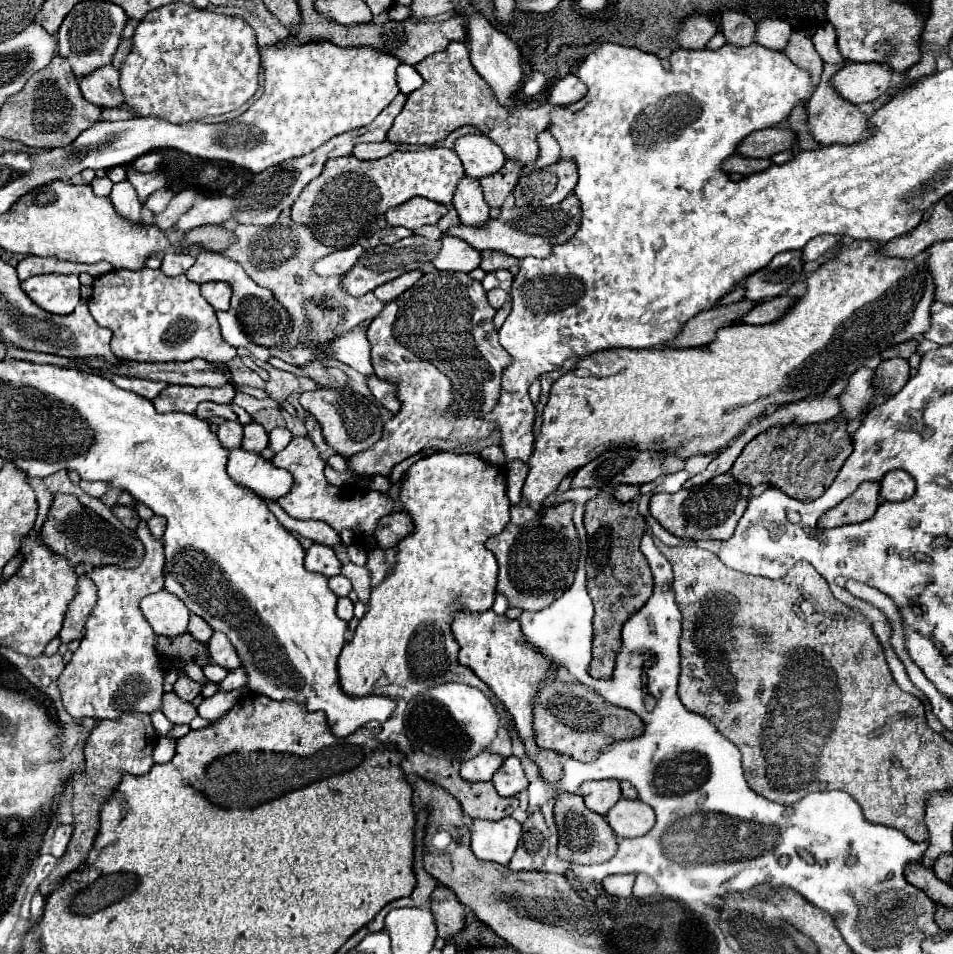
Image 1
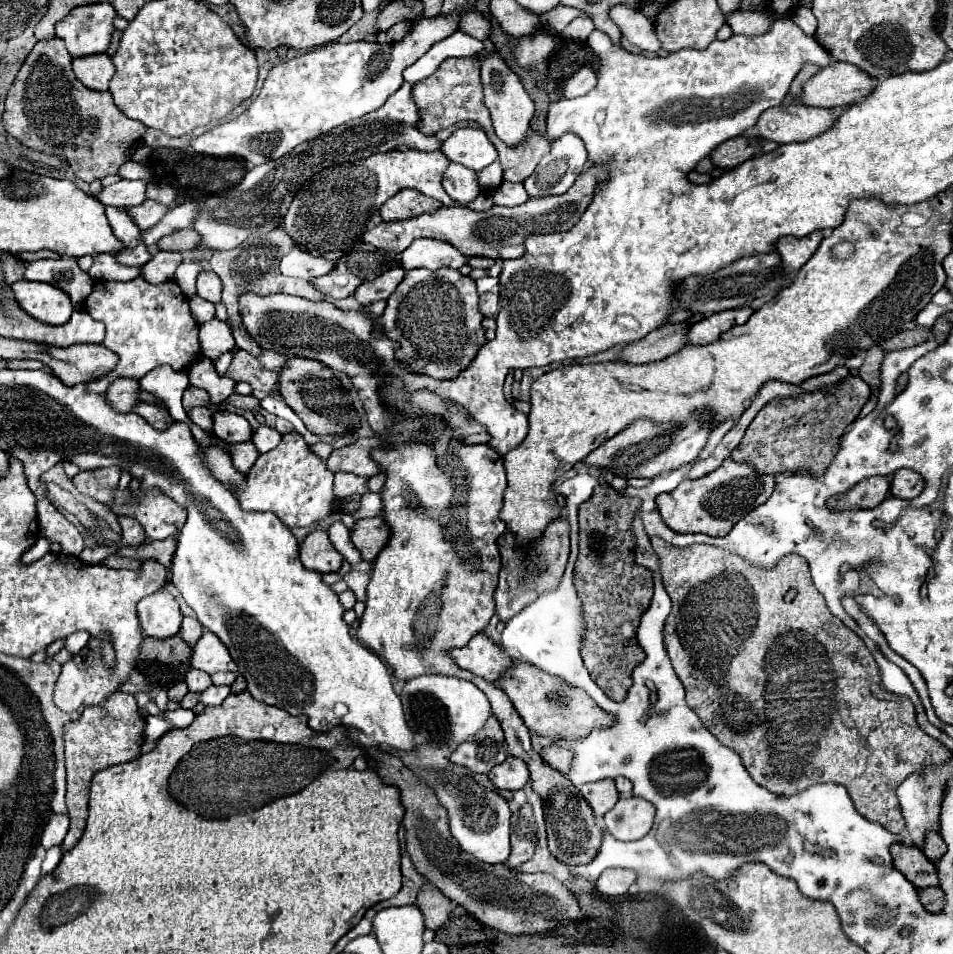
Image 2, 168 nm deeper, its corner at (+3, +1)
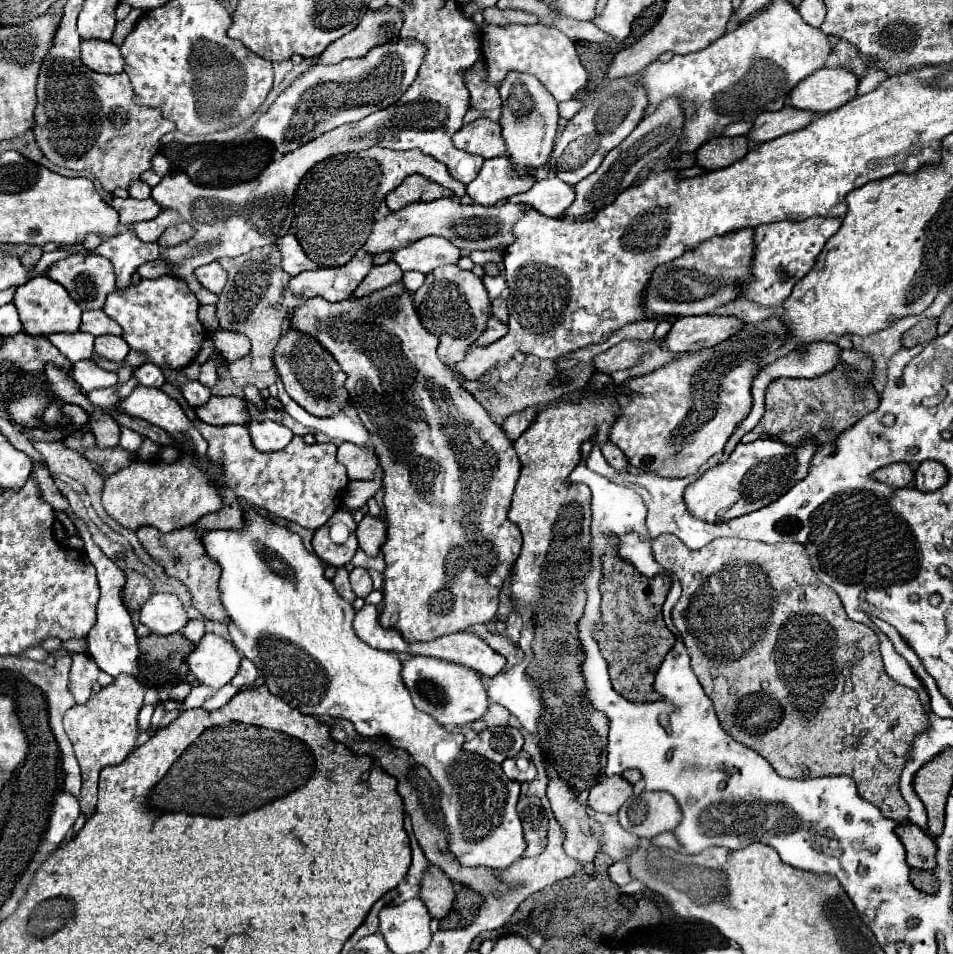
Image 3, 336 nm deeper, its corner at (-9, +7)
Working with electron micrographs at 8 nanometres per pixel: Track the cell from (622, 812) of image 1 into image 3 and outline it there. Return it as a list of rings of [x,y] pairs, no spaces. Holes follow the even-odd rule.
[[[644,791],[638,797],[630,797],[620,807],[620,825],[636,837],[652,839],[664,831],[674,831],[682,821],[678,801],[670,793]]]

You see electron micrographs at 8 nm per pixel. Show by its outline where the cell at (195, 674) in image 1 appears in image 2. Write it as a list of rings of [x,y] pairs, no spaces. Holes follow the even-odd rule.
[[[190,669],[186,673],[186,685],[190,691],[204,691],[212,685],[212,679],[208,673],[204,673],[200,669]]]

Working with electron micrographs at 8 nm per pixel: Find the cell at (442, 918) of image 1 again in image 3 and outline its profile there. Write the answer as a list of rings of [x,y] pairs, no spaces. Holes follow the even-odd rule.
[[[428,865],[424,871],[422,887],[420,887],[420,899],[424,901],[424,905],[428,907],[428,913],[434,919],[446,917],[452,903],[454,903],[452,881],[436,865]]]

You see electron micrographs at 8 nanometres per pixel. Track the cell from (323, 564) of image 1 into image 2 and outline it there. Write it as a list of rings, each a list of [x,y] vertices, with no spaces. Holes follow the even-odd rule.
[[[316,529],[308,533],[304,543],[300,545],[300,561],[310,571],[330,573],[330,571],[338,571],[344,559],[328,541],[326,529]]]

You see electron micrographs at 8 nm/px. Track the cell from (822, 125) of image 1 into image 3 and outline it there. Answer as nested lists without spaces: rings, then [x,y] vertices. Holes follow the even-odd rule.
[[[782,107],[782,109],[772,111],[772,113],[758,115],[746,137],[748,137],[748,141],[754,141],[754,143],[772,141],[776,137],[782,137],[786,133],[792,133],[792,131],[806,127],[814,117],[816,117],[814,113],[802,111],[802,109]]]

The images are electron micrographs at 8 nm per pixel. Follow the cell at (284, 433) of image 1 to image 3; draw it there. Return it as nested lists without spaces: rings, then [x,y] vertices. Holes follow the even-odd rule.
[[[250,421],[246,425],[250,437],[252,437],[252,443],[258,451],[262,453],[274,453],[274,451],[280,451],[284,449],[294,433],[284,427],[282,423],[274,423],[274,421],[262,421],[262,423],[256,423],[256,421]]]

